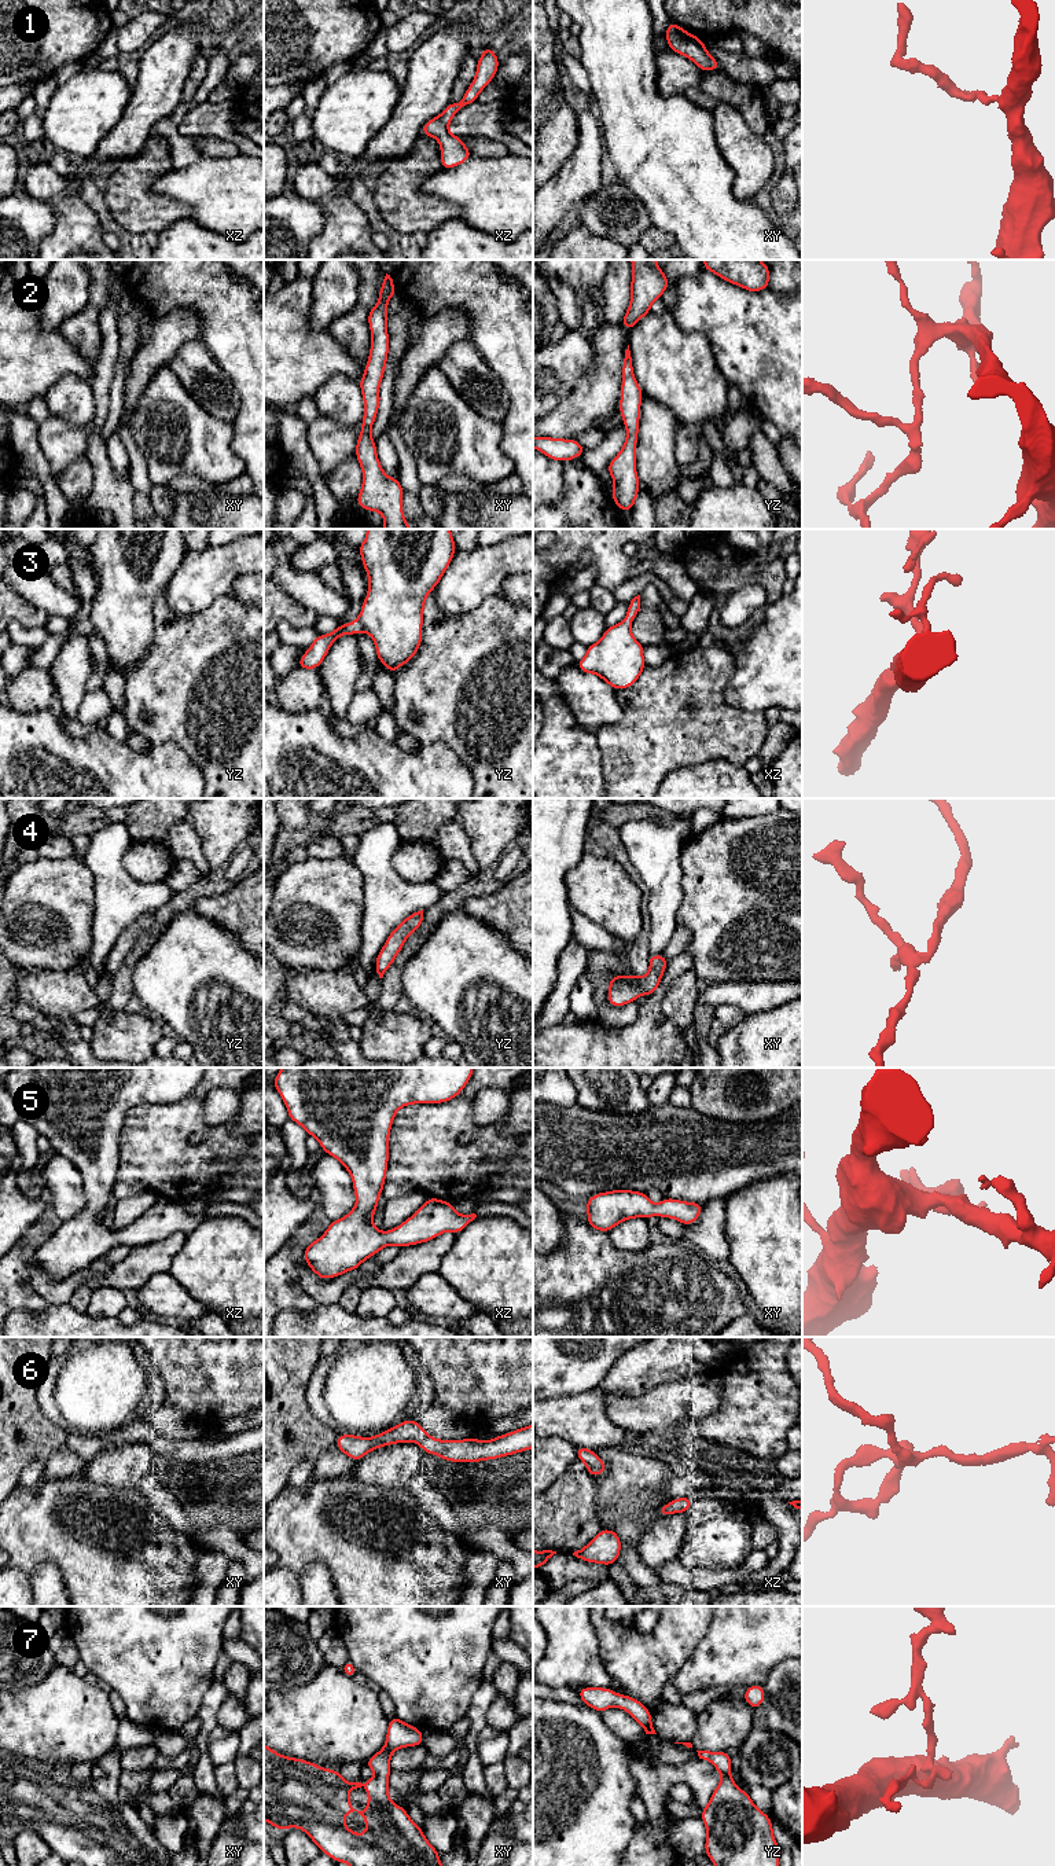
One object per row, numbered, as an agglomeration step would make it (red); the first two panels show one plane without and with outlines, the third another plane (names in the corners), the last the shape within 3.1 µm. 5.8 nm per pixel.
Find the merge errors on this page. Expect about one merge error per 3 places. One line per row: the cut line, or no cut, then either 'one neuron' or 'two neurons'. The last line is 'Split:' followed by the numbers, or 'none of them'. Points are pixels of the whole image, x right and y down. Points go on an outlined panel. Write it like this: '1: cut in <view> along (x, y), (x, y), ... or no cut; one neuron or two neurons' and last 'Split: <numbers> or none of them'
1: no cut; one neuron
2: no cut; one neuron
3: no cut; one neuron
4: no cut; one neuron
5: no cut; one neuron
6: no cut; one neuron
7: no cut; one neuron
Split: none of them

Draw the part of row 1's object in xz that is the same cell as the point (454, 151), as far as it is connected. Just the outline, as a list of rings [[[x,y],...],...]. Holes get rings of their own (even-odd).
[[[489,45],[485,47],[477,60],[475,77],[462,100],[457,104],[451,102],[438,117],[431,118],[422,126],[420,135],[433,136],[440,143],[442,169],[455,168],[473,157],[462,137],[453,136],[448,131],[448,125],[460,109],[477,102],[481,91],[495,78],[499,66],[496,52]]]

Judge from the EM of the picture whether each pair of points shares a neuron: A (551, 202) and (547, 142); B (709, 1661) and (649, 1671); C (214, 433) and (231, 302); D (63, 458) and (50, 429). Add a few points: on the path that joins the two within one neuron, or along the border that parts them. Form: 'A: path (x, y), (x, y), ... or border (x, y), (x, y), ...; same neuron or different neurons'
A: border (572, 154), (547, 182); different neurons
B: border (702, 1638), (684, 1666), (669, 1678); different neurons
C: border (231, 425), (231, 450), (239, 456); different neurons
D: path (62, 451), (62, 443), (55, 436); same neuron

